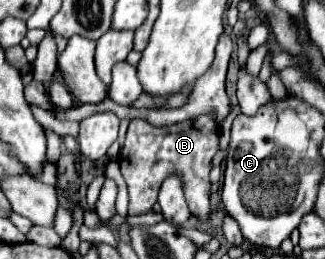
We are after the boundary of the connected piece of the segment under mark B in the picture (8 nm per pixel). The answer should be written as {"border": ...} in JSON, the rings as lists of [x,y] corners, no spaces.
{"border":[[[199,116],[185,122],[177,122],[171,126],[153,126],[143,120],[133,120],[127,130],[125,144],[121,148],[121,174],[129,186],[129,216],[145,214],[157,202],[157,192],[163,180],[171,174],[183,180],[183,190],[191,212],[199,220],[209,220],[211,204],[209,204],[209,170],[211,160],[217,152],[219,132],[211,116]]]}

